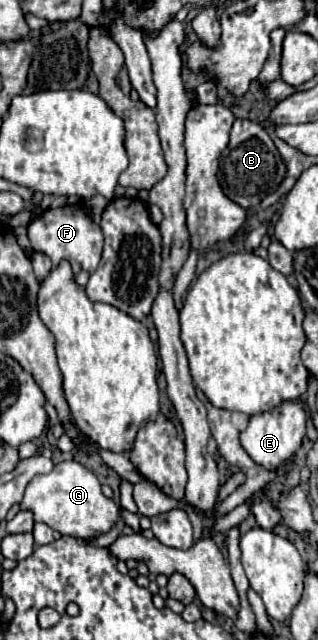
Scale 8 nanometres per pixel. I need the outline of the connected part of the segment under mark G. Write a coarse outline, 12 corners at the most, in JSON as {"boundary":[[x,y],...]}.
{"boundary":[[75,460],[35,476],[21,508],[59,534],[93,538],[119,520]]}

